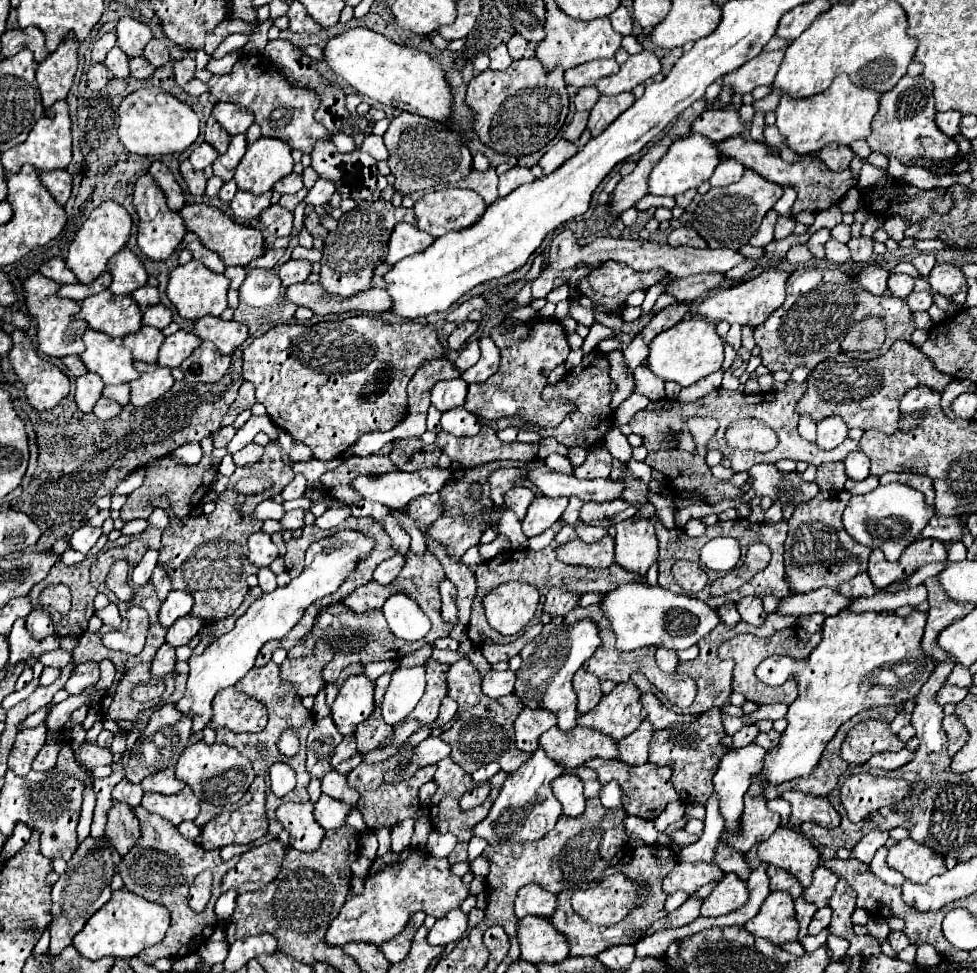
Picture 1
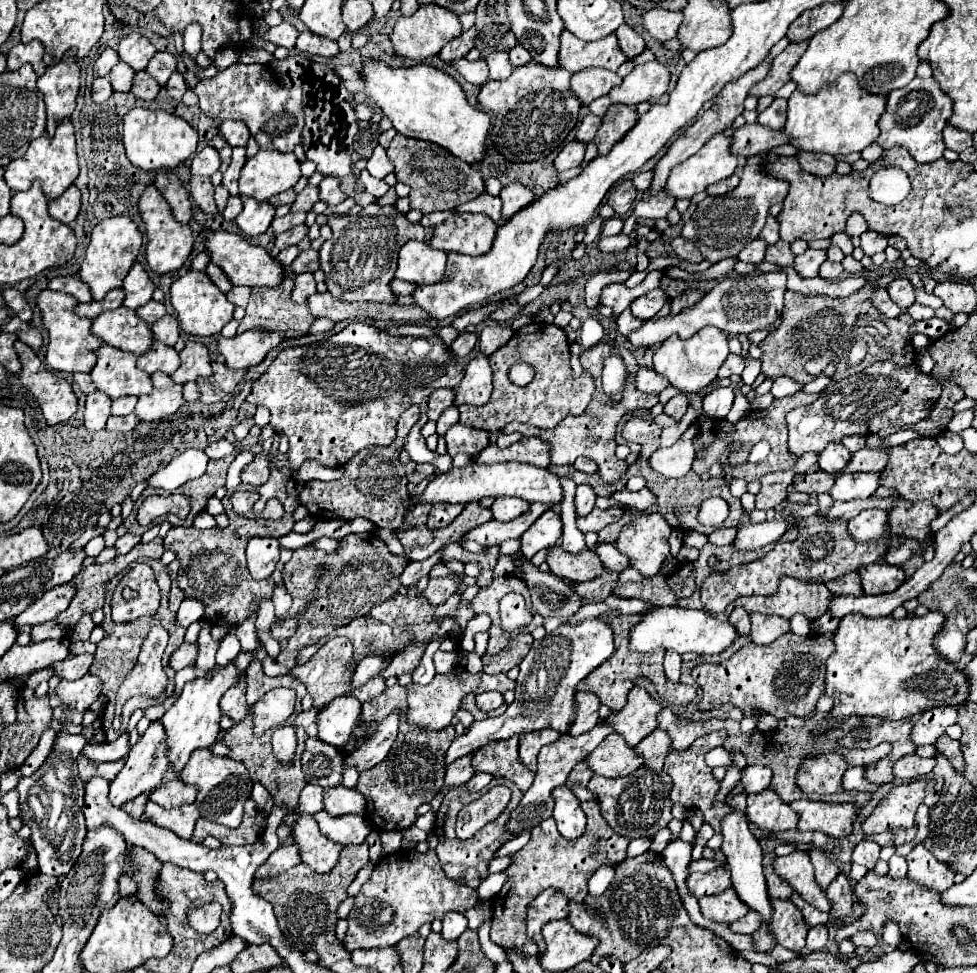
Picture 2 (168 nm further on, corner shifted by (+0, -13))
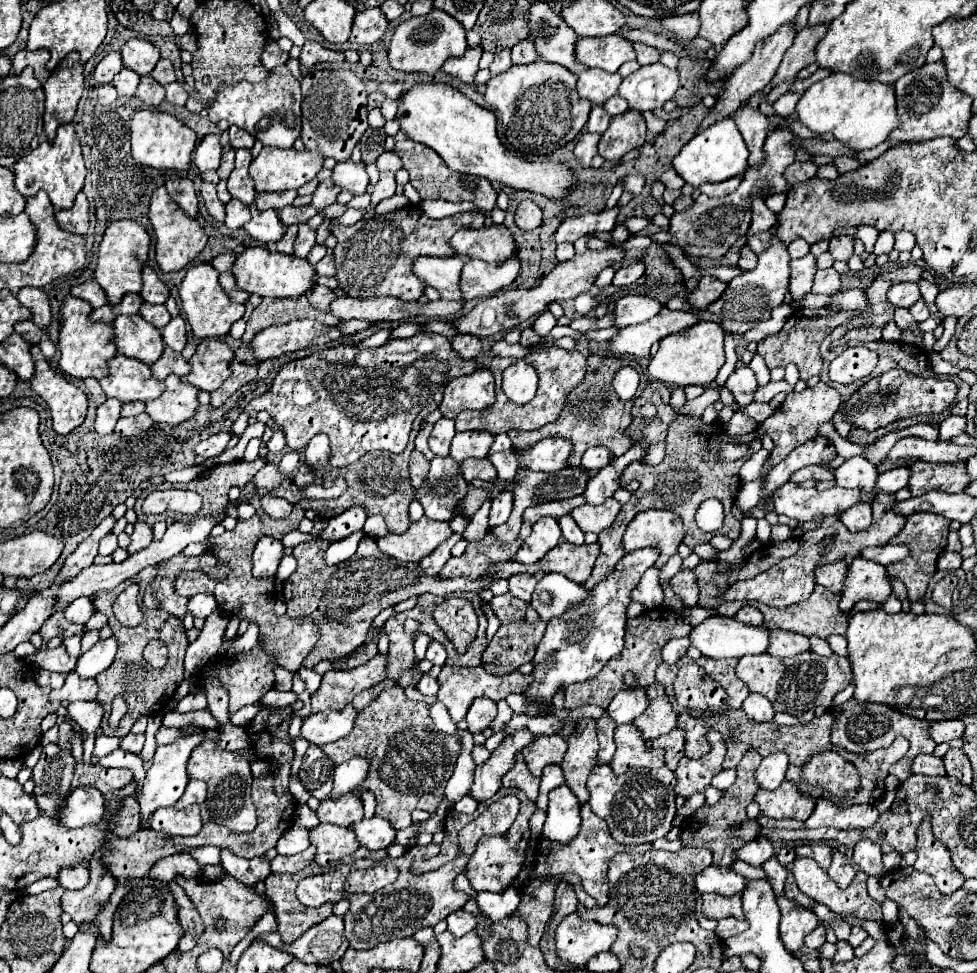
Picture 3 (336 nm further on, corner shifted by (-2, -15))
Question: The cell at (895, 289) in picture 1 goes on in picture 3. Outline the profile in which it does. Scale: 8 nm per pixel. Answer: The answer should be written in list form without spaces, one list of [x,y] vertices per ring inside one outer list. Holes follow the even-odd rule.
[[[902,282],[902,284],[896,284],[888,290],[888,300],[894,304],[894,306],[902,306],[902,308],[910,308],[914,306],[918,300],[920,300],[920,290],[918,290],[918,284],[910,284],[910,282]]]

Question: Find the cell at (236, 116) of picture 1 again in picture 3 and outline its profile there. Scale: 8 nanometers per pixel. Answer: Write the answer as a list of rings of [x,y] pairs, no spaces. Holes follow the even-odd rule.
[[[230,126],[228,134],[230,134],[230,146],[234,150],[238,150],[238,148],[248,148],[250,150],[254,146],[254,138],[246,130],[242,130],[238,126]]]

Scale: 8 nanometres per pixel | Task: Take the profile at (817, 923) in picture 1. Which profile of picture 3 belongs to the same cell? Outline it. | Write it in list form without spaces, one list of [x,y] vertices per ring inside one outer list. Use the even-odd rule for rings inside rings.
[[[818,924],[816,930],[812,930],[812,932],[806,936],[806,946],[812,948],[812,950],[816,950],[816,948],[820,948],[824,942],[826,942],[826,928],[824,928],[822,924]]]

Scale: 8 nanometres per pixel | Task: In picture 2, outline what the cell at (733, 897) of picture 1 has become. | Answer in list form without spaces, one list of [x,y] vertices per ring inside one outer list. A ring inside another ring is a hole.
[[[728,888],[722,894],[706,896],[700,900],[702,916],[712,922],[720,922],[720,924],[730,924],[730,922],[746,916],[748,910],[750,908],[746,904],[742,904],[742,900],[734,892],[734,888]]]

